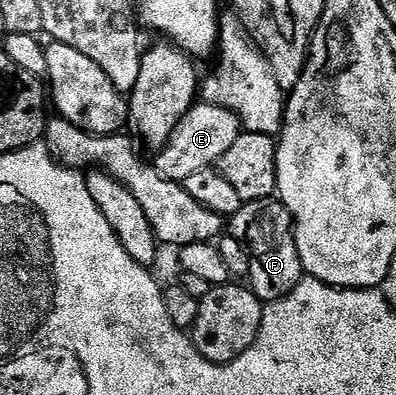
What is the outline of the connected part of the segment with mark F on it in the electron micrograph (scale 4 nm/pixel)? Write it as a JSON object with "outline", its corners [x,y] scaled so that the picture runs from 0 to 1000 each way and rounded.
{"outline":[[[697,499],[616,514],[604,537],[576,554],[573,582],[616,618],[634,648],[624,722],[659,767],[677,770],[725,749],[760,714],[765,686],[745,618],[740,549]]]}

